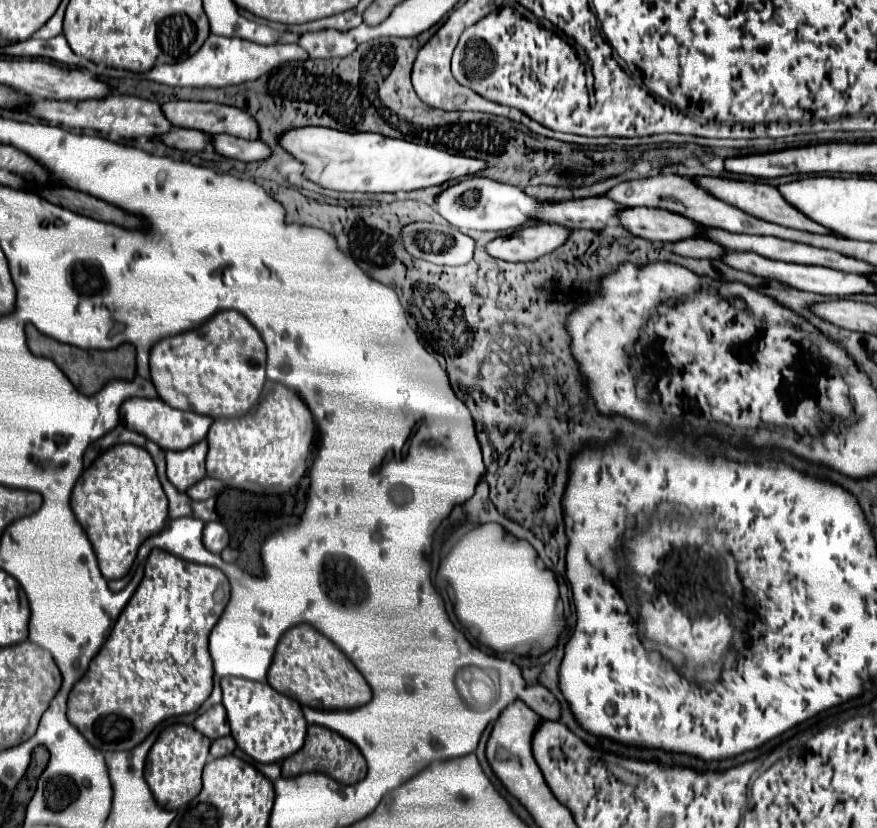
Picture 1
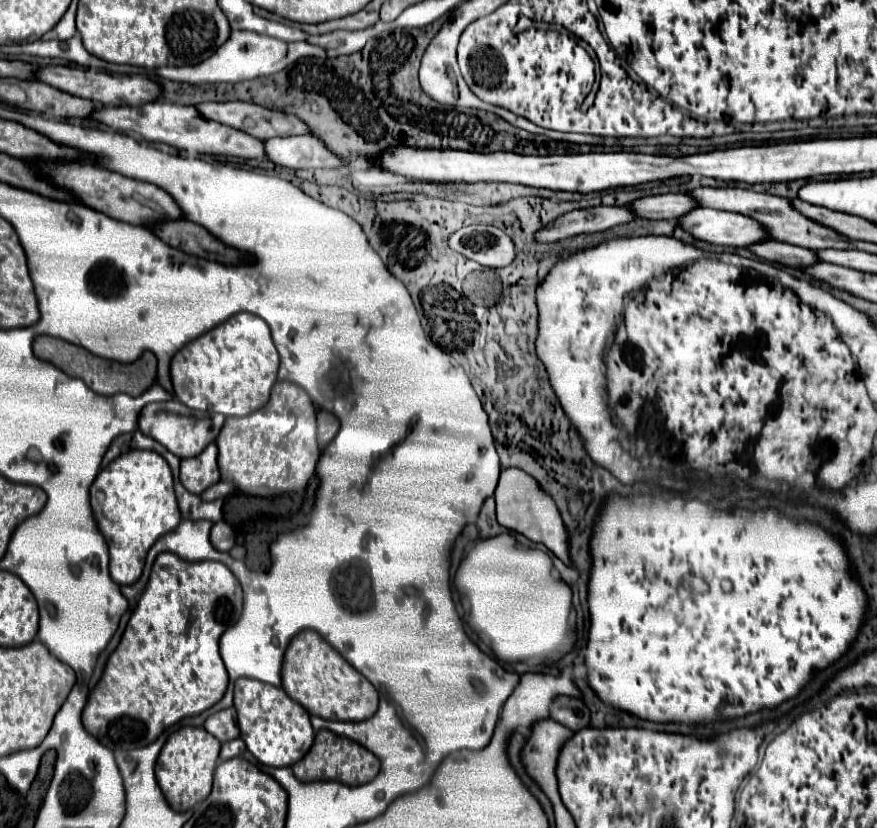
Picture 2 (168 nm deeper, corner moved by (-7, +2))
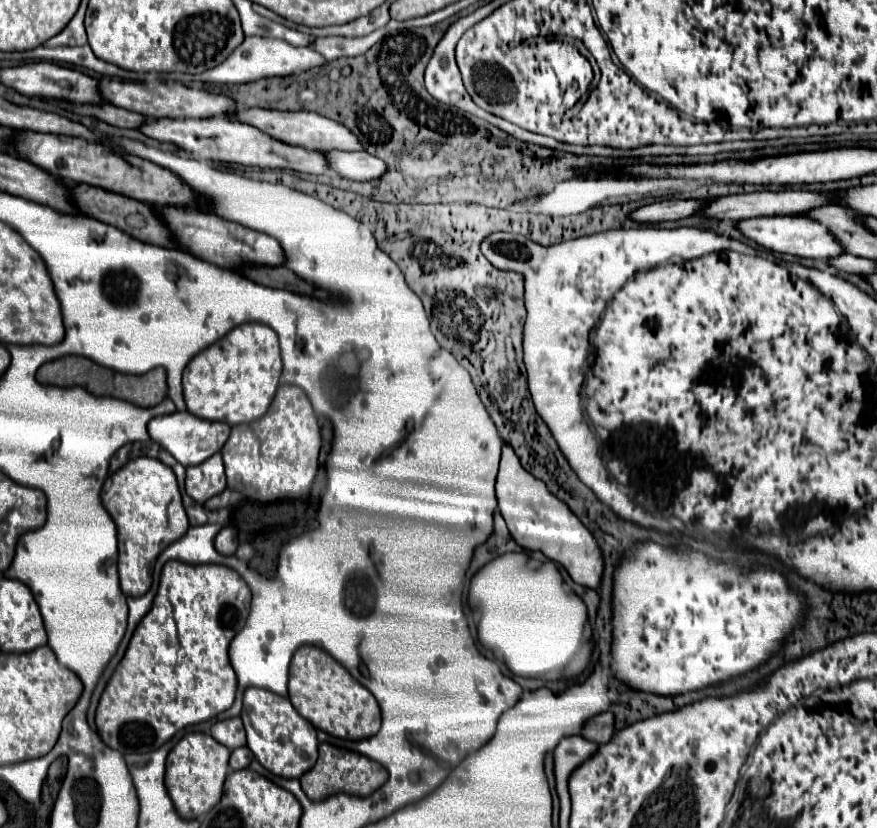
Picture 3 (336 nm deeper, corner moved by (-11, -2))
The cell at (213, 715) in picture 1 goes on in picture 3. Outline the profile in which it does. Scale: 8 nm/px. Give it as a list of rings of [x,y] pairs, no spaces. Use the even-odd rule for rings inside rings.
[[[239,716],[235,718],[227,718],[227,720],[219,720],[211,726],[211,736],[221,742],[223,746],[227,746],[229,750],[239,748],[245,744],[245,730],[243,730],[243,722]]]

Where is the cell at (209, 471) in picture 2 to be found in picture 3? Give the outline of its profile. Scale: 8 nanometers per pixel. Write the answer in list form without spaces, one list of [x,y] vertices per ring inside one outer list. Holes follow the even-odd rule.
[[[213,454],[205,462],[201,462],[199,466],[187,468],[185,490],[199,504],[205,504],[209,498],[219,494],[225,486],[227,486],[227,482],[225,482],[221,454]]]

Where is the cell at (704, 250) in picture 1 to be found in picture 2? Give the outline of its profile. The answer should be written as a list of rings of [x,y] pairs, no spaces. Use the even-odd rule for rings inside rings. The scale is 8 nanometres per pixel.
[[[769,240],[769,242],[761,242],[755,246],[749,246],[749,250],[753,254],[757,254],[759,258],[763,258],[765,262],[773,262],[773,264],[781,264],[781,266],[789,266],[789,268],[803,268],[803,266],[813,266],[819,262],[817,252],[801,248],[801,246],[793,246],[787,242],[777,242],[777,240]]]

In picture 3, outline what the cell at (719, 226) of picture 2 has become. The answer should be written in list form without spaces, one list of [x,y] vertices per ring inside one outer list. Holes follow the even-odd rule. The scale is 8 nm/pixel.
[[[759,216],[759,218],[747,218],[747,220],[739,220],[735,222],[735,228],[745,234],[749,240],[757,242],[759,246],[779,252],[779,254],[791,254],[791,256],[799,256],[799,258],[821,258],[827,260],[831,256],[841,254],[839,244],[831,238],[831,234],[823,228],[823,224],[813,222],[809,218],[801,218],[801,216]]]

